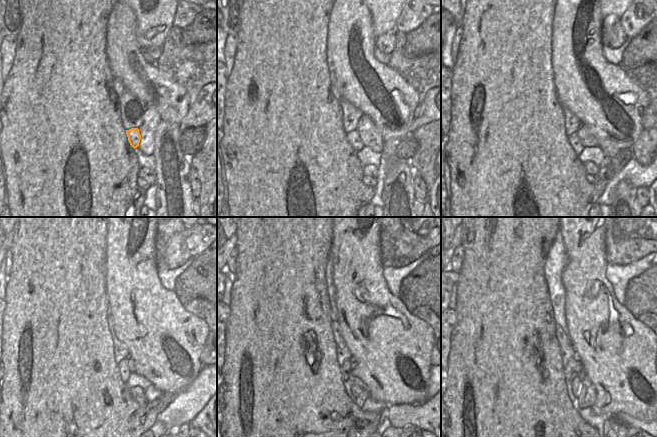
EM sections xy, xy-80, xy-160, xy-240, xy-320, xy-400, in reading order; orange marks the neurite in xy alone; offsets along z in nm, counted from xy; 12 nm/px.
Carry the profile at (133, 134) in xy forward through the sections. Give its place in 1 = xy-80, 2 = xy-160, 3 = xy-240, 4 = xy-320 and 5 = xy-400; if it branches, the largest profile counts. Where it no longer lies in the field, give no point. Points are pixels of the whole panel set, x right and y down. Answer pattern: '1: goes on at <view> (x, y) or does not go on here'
1: goes on at xy-80 (353, 137)
2: goes on at xy-160 (573, 139)
3: goes on at xy-240 (123, 367)
4: goes on at xy-320 (346, 368)
5: goes on at xy-400 (569, 368)

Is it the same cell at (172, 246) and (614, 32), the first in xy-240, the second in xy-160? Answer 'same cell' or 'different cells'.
same cell

